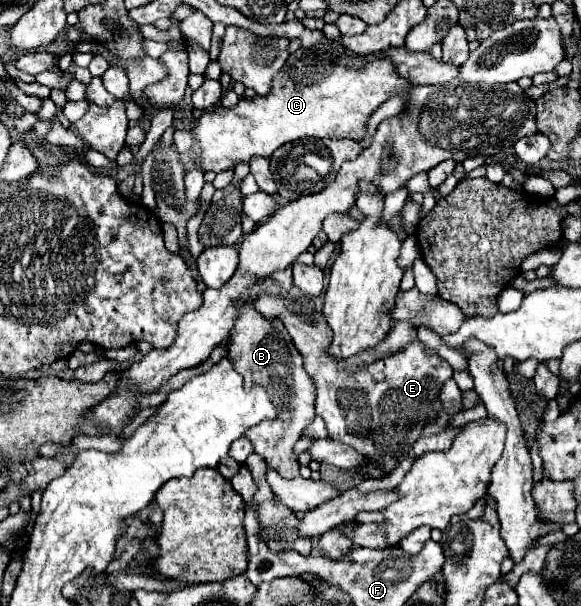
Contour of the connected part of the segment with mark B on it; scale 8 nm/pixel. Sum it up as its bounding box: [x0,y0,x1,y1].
[228,268,316,478]

